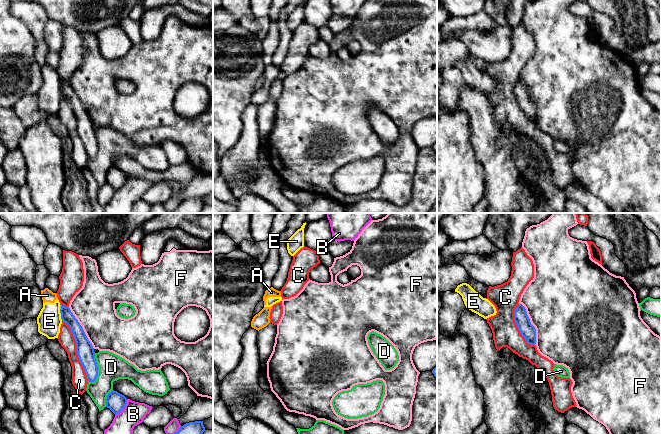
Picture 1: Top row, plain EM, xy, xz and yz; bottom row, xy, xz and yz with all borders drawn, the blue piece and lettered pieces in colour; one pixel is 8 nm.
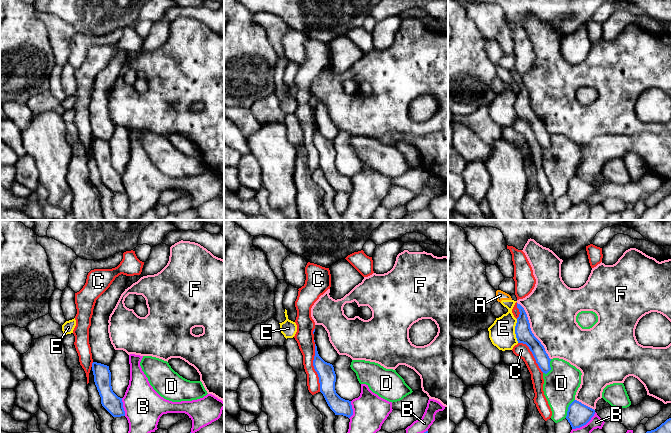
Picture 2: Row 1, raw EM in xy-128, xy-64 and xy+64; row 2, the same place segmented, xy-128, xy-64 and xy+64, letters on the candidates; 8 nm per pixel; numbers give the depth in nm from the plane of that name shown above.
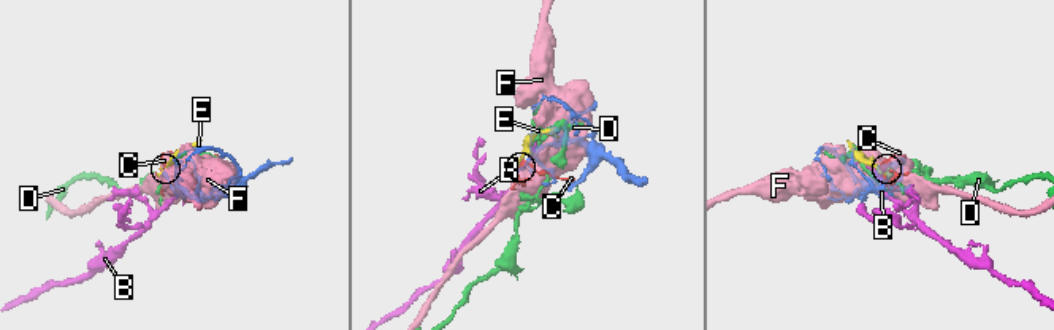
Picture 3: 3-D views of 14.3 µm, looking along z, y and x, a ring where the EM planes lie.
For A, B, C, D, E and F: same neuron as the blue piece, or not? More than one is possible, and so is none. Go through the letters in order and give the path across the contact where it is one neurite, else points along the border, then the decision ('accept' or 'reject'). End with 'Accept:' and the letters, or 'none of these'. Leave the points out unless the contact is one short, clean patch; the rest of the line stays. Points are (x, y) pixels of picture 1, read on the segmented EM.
A: border xy (60, 304), (60, 309); reject
B: reject
C: reject
D: reject
E: reject
F: reject
Accept: none of these

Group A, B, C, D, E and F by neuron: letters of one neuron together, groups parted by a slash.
A E / B / C / D / F

